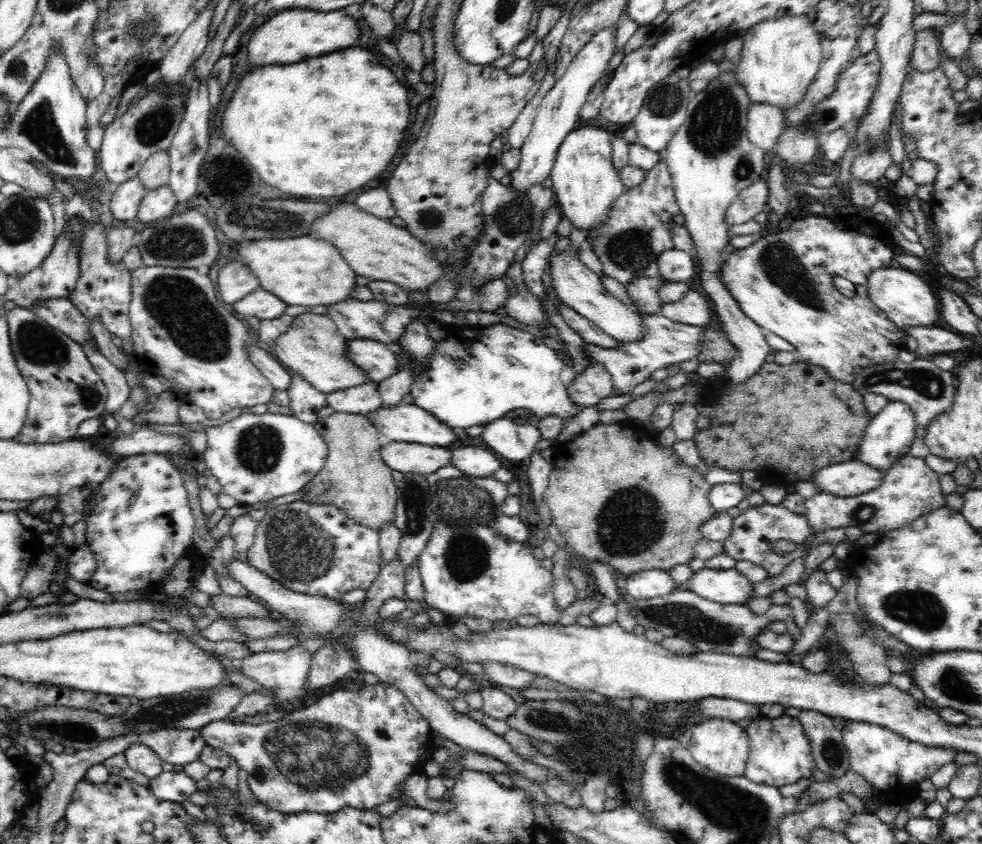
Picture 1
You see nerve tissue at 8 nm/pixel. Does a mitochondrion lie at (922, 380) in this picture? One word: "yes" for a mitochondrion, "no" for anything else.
yes

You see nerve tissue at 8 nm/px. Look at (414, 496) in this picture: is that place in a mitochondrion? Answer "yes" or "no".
yes

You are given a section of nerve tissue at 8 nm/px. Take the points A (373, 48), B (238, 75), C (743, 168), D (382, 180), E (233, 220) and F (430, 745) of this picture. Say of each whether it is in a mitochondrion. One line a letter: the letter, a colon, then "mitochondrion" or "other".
A: other
B: other
C: mitochondrion
D: other
E: mitochondrion
F: other

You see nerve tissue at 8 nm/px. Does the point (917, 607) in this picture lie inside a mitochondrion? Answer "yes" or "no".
yes

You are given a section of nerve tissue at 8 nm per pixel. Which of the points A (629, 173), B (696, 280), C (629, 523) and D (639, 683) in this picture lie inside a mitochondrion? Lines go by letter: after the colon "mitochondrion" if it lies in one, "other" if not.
A: other
B: other
C: mitochondrion
D: other

